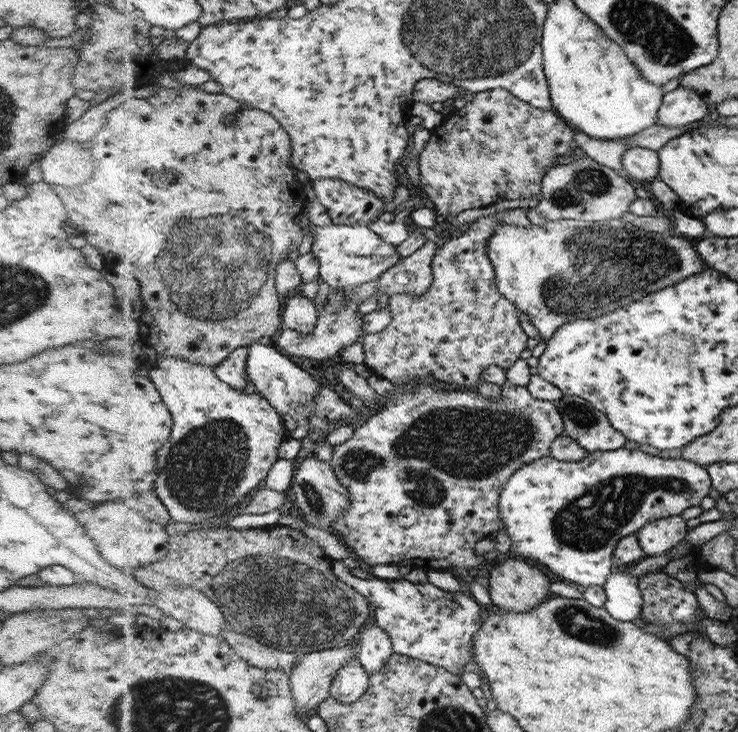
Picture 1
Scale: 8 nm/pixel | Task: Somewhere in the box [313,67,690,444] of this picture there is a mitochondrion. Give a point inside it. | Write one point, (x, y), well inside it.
(576, 287)

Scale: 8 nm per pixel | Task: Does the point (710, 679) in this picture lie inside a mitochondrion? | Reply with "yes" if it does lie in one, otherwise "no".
no

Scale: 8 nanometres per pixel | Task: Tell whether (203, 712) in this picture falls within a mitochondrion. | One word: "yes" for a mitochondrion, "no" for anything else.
yes

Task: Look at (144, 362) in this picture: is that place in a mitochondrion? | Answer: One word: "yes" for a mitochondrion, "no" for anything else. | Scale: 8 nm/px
no

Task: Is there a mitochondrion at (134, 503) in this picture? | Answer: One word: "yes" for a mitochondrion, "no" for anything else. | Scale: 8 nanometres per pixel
no

